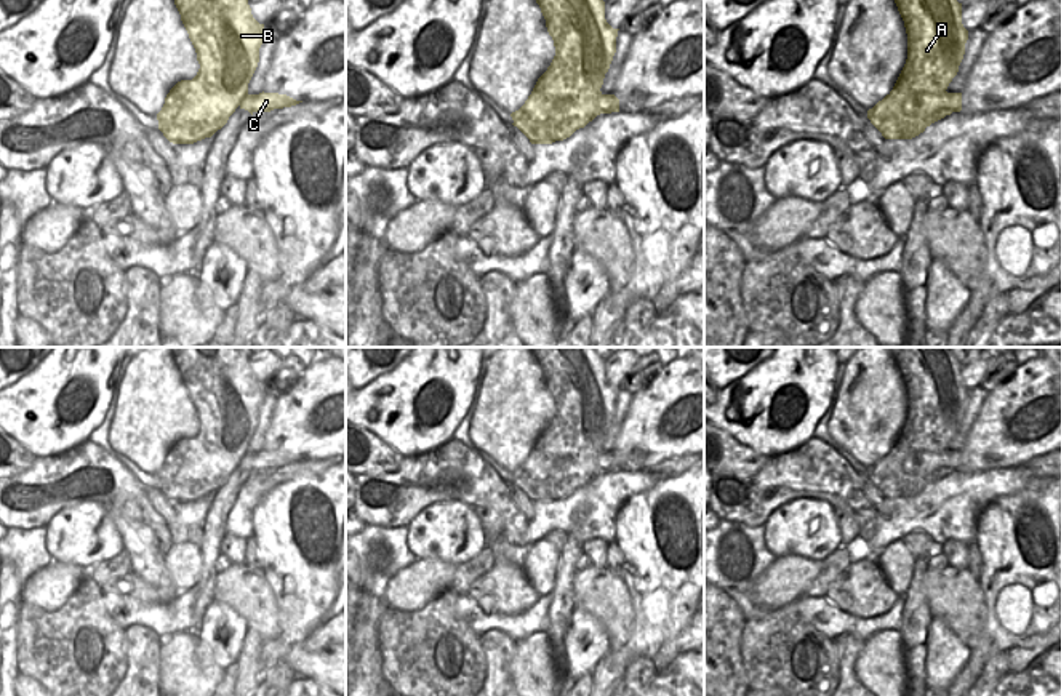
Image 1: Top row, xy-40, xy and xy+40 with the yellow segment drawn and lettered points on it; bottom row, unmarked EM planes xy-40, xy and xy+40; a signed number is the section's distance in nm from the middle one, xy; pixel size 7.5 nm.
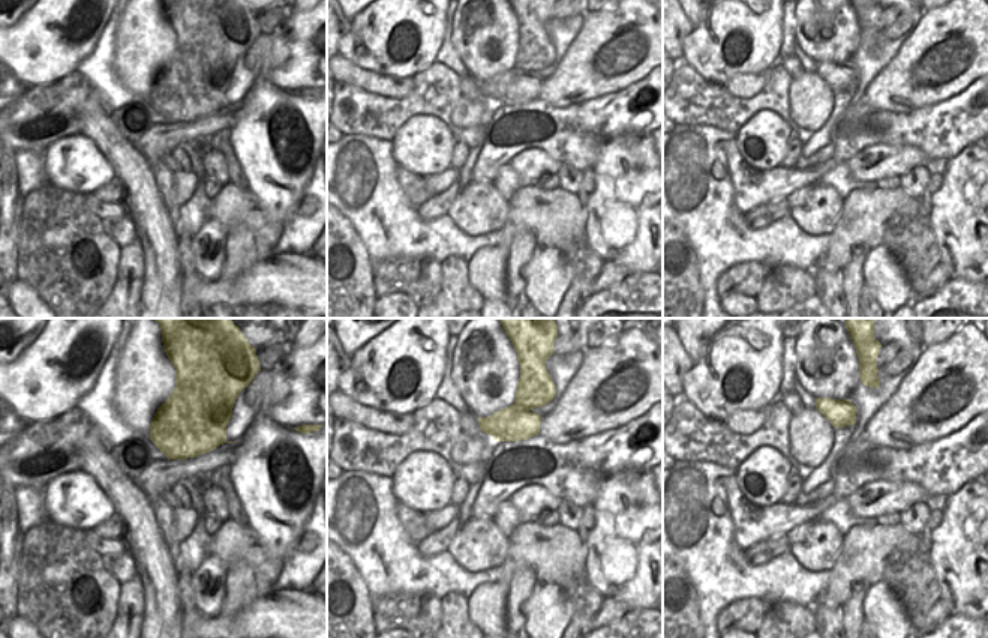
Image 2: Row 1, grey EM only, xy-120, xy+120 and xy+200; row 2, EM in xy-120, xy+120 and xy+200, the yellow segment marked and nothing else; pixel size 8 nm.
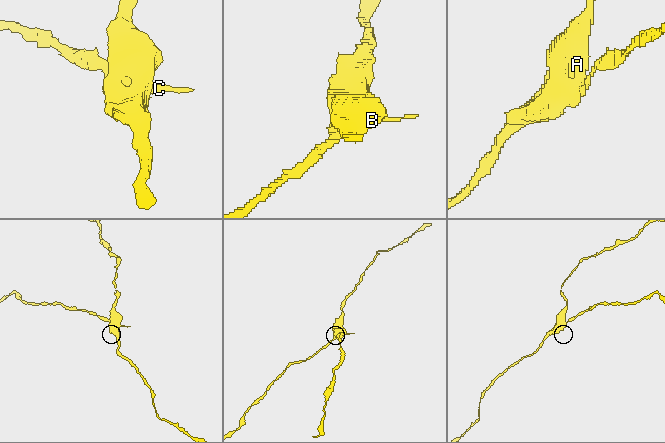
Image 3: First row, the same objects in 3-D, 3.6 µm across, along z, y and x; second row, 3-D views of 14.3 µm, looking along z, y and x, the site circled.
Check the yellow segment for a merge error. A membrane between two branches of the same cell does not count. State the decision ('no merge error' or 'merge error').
merge error

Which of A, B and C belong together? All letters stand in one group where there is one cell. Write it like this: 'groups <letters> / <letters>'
groups A B / C

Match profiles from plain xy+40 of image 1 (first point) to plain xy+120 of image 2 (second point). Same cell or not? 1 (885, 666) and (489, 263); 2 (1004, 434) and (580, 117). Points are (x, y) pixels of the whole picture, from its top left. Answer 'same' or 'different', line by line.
1: same
2: different

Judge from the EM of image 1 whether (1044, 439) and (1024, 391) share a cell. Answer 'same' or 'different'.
same

